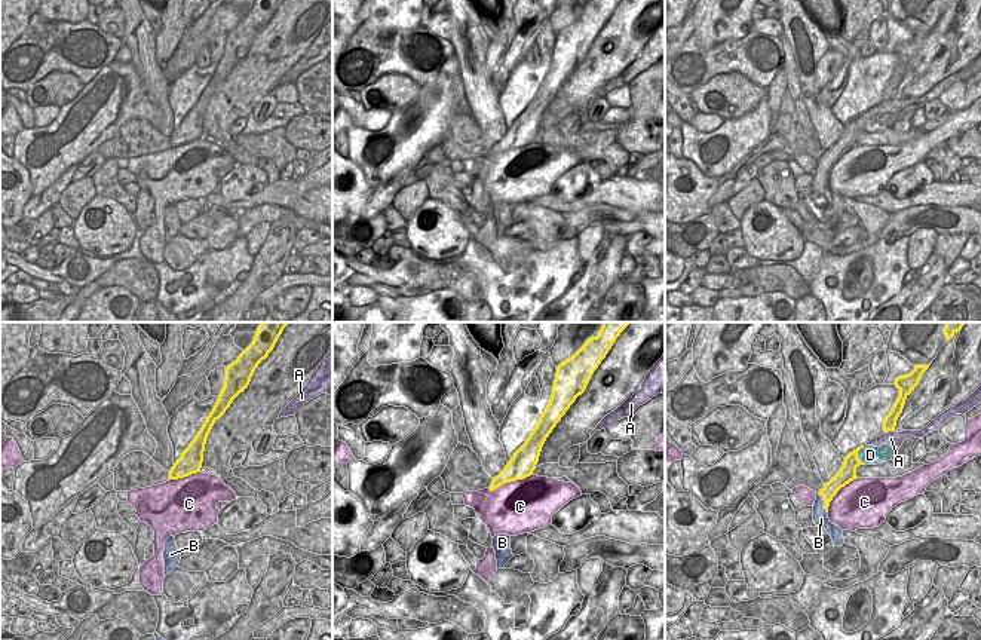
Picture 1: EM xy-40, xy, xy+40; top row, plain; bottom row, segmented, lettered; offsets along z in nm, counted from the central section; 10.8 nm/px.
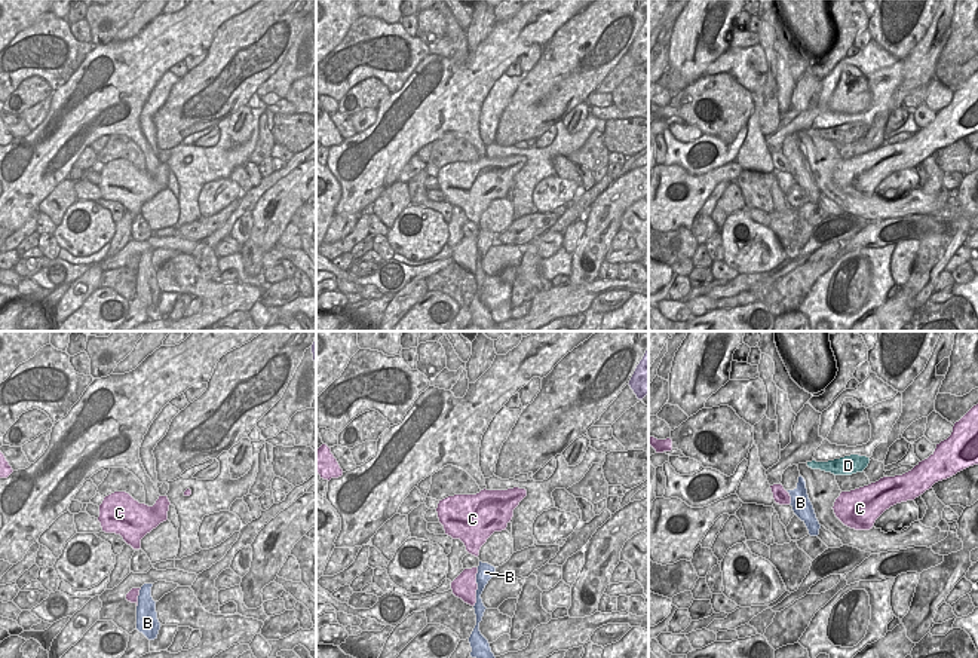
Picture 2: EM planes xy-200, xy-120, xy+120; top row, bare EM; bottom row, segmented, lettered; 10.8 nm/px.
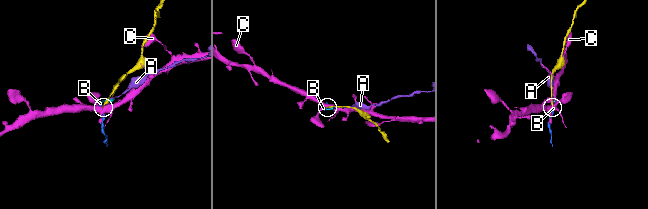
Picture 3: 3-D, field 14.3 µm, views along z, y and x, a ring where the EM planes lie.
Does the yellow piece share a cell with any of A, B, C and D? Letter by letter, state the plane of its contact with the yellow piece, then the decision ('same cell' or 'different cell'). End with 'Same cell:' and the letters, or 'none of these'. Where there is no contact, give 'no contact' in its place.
A: no contact | different cell
B: xy+40 | different cell
C: xy | different cell
D: xy+40 | different cell
Same cell: none of these

